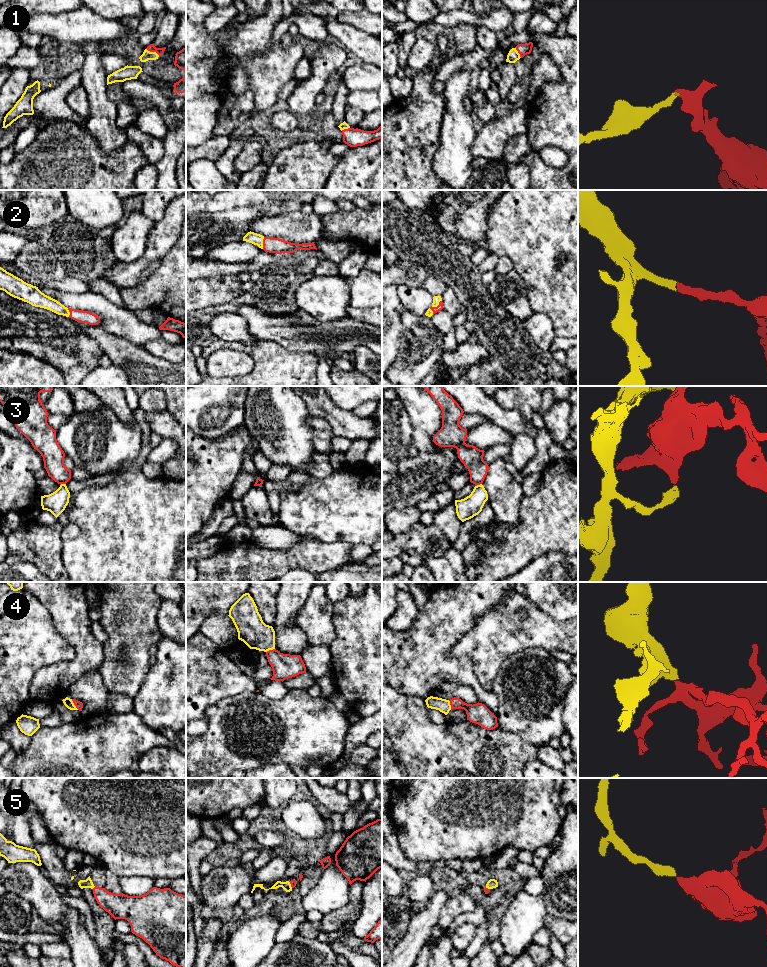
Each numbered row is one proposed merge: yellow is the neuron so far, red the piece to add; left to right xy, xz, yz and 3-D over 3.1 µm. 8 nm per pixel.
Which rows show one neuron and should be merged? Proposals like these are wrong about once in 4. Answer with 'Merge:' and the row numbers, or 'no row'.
Merge: 1, 2, 4, 5

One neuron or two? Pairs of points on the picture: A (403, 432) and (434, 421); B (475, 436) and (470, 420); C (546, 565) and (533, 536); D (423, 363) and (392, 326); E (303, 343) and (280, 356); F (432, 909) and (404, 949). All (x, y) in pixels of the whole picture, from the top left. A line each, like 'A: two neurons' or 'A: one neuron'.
A: two neurons
B: two neurons
C: two neurons
D: two neurons
E: two neurons
F: one neuron

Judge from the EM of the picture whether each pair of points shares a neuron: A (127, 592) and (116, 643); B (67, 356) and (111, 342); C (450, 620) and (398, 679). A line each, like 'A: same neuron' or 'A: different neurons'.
A: same neuron
B: different neurons
C: same neuron

